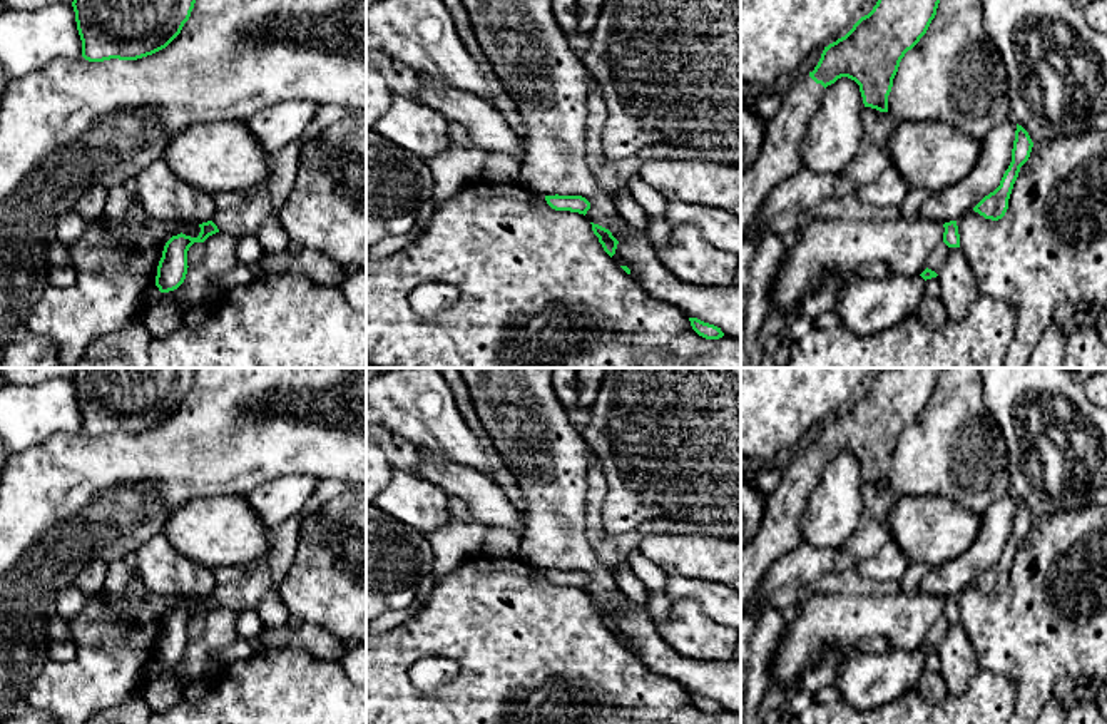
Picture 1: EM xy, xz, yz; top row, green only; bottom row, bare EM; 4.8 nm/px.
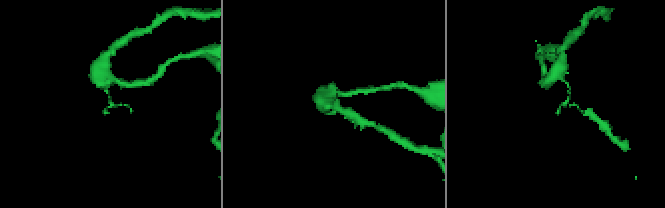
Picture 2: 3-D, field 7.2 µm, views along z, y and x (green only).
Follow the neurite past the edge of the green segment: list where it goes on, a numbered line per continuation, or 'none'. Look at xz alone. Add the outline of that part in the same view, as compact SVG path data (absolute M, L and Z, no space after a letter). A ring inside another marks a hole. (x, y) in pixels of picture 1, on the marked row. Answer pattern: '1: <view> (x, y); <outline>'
none

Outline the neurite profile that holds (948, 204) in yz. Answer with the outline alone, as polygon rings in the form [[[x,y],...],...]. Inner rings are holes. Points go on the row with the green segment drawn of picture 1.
[[[1008,119],[995,127],[983,140],[978,162],[960,182],[931,192],[920,209],[920,217],[940,222],[958,221],[985,196],[993,192],[1012,162],[1017,124]]]

